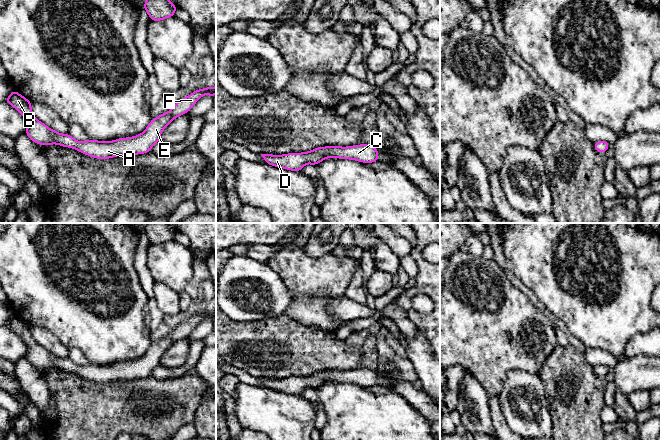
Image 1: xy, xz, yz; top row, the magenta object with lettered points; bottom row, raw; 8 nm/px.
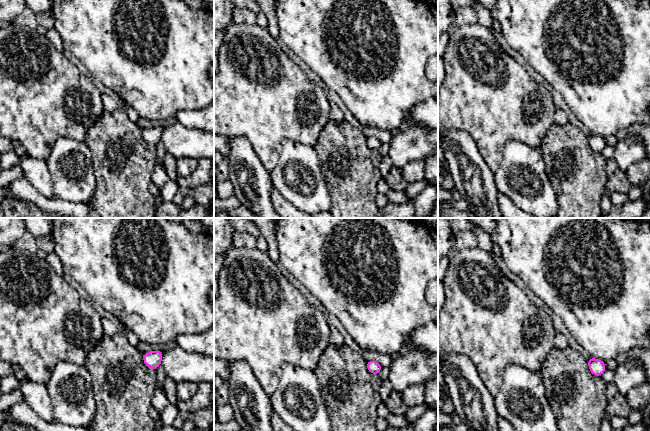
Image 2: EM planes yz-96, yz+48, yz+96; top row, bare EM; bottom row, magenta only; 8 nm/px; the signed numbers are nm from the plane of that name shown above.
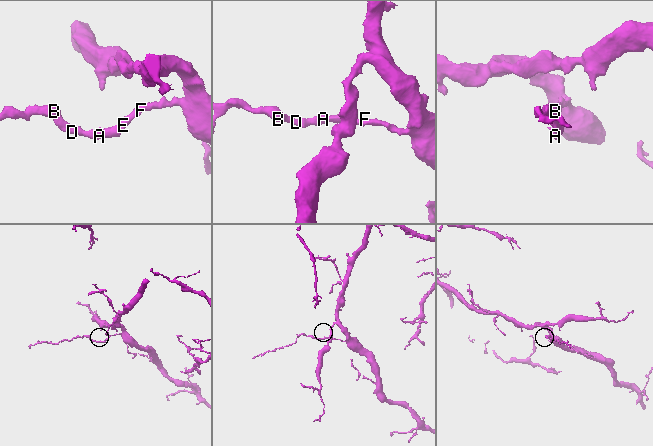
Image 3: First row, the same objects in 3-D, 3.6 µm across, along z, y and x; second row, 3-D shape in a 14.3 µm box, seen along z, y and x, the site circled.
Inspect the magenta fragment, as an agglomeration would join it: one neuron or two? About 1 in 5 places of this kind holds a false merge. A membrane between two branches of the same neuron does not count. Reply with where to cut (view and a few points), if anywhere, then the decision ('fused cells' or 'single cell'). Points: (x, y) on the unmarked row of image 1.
cut none; single cell

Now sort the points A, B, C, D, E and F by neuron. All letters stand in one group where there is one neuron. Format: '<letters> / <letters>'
A B C D E F

